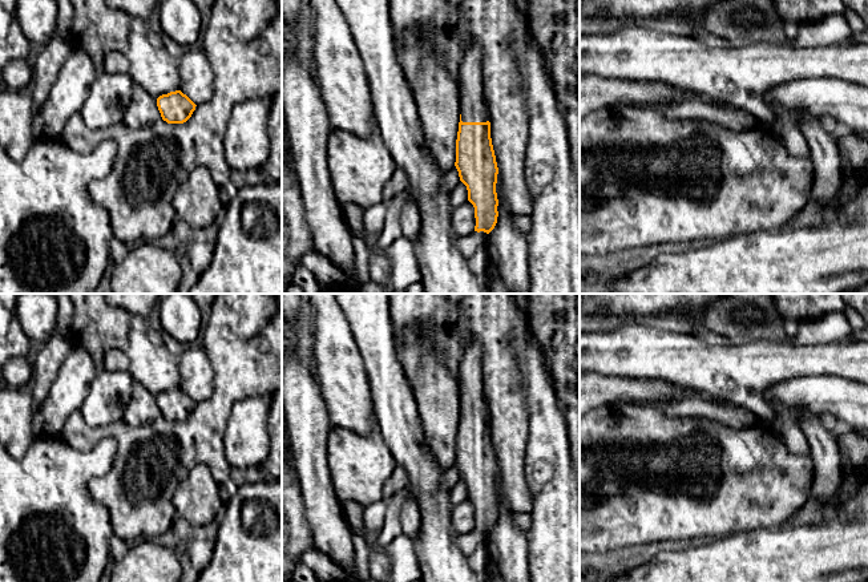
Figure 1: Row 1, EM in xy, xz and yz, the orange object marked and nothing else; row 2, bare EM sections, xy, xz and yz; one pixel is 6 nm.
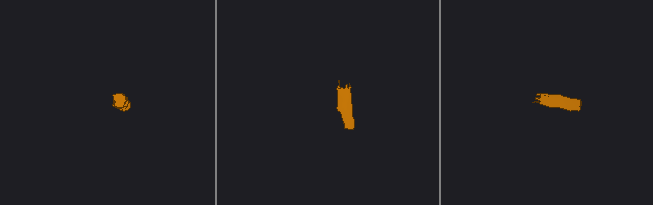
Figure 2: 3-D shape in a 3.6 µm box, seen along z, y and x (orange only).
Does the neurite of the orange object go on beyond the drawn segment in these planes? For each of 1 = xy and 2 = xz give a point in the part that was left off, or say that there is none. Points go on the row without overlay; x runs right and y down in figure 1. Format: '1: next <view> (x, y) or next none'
1: next none
2: next xz (469, 376)

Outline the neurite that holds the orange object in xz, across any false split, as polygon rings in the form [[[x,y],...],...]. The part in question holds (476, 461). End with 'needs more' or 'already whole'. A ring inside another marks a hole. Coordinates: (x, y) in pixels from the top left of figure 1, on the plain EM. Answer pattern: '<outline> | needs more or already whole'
[[[476,343],[464,349],[457,375],[460,420],[456,437],[456,460],[460,478],[467,484],[468,498],[475,505],[476,524],[481,543],[468,557],[480,582],[488,582],[488,532],[497,521],[498,465],[490,436],[490,420],[483,395],[481,351]]] | needs more

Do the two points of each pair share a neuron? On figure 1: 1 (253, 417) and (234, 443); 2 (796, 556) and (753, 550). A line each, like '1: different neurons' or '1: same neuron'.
1: same neuron
2: same neuron

